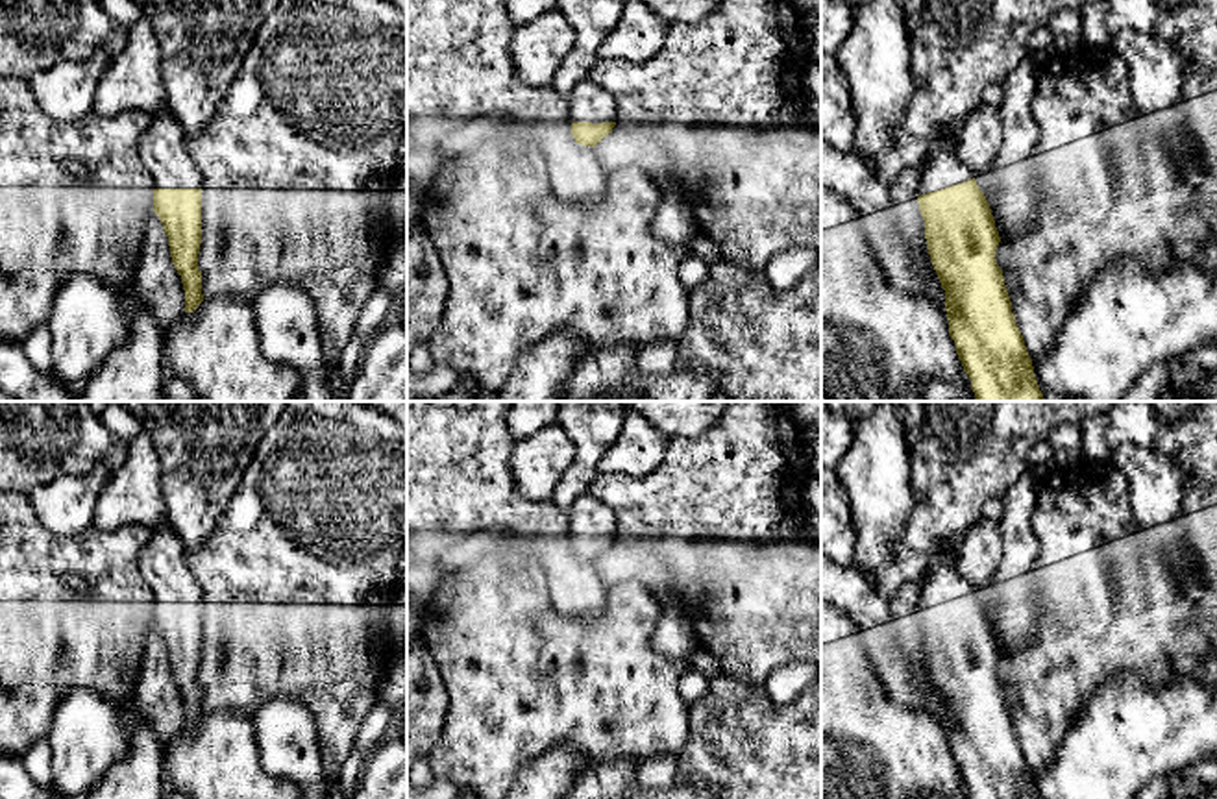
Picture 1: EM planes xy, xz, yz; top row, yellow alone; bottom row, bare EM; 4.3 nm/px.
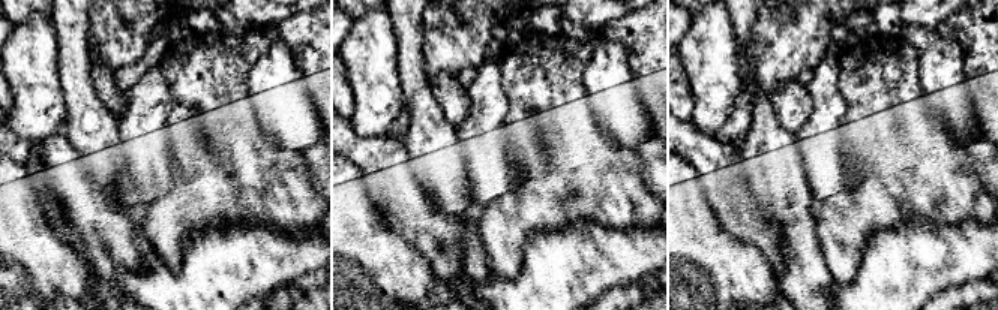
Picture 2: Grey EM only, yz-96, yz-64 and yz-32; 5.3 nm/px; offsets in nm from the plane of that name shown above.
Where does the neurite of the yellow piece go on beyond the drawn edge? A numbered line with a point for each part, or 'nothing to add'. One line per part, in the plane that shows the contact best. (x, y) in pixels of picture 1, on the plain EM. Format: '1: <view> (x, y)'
1: yz (942, 581)

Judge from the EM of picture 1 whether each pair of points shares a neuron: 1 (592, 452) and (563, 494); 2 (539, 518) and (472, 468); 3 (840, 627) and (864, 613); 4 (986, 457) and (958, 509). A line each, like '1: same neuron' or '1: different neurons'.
1: same neuron
2: same neuron
3: different neurons
4: same neuron

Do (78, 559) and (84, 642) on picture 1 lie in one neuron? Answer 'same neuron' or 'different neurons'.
same neuron

